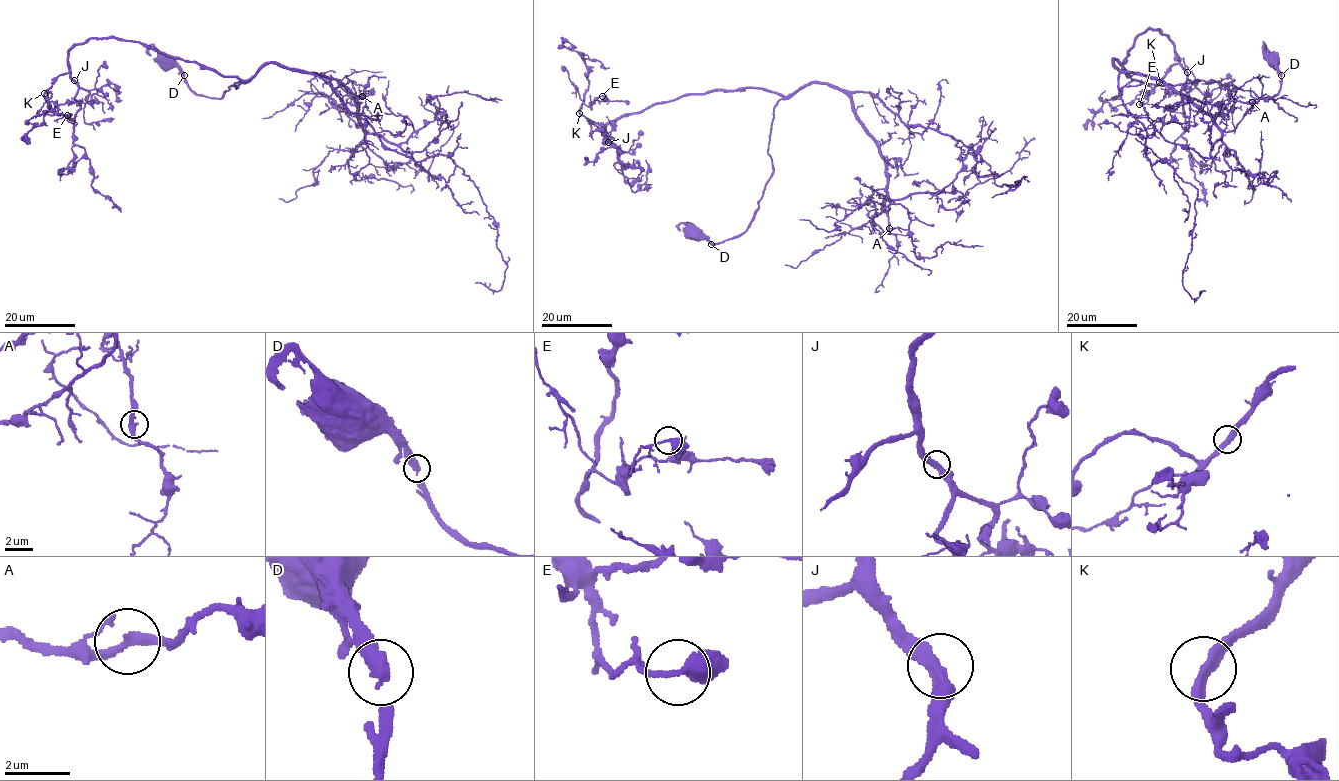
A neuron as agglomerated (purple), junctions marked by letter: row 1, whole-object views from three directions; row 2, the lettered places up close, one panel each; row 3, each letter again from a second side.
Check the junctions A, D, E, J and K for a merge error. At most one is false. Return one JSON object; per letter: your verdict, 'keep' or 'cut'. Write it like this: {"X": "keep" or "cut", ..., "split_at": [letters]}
{"A": "keep", "D": "keep", "E": "keep", "J": "keep", "K": "keep", "split_at": []}

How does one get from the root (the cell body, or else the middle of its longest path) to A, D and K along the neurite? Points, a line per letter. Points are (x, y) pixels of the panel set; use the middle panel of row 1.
A: (693, 232), (717, 244), (746, 229), (773, 169), (774, 108), (810, 83), (840, 88), (877, 147), (889, 228)
D: (693, 232), (699, 231), (711, 244)
K: (693, 232), (717, 244), (754, 218), (782, 96), (684, 95), (605, 132), (579, 113)

